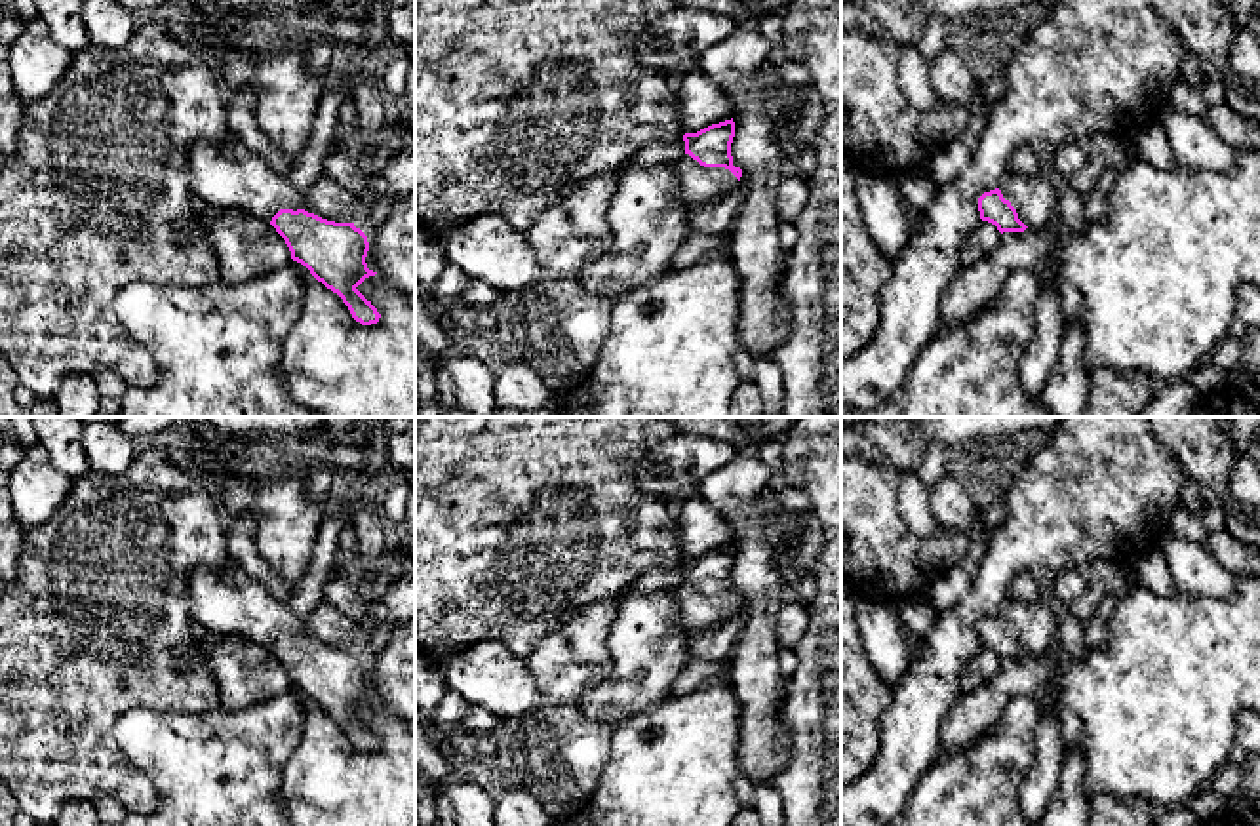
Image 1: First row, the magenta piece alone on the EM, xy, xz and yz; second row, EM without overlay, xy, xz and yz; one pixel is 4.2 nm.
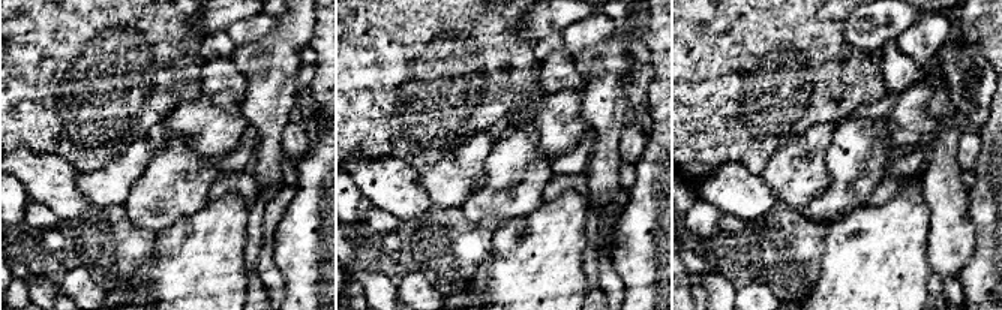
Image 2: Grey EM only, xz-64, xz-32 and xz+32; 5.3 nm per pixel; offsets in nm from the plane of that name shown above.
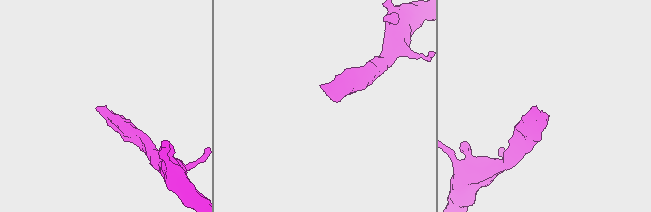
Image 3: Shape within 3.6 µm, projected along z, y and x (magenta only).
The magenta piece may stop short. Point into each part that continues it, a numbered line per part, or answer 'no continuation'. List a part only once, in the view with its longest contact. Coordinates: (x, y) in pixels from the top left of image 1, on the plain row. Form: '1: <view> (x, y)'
1: xz (699, 611)

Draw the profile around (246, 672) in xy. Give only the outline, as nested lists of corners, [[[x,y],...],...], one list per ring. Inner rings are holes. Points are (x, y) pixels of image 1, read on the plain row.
[[[207,634],[202,649],[206,666],[217,681],[219,706],[225,710],[265,704],[293,687],[276,655],[242,636]]]

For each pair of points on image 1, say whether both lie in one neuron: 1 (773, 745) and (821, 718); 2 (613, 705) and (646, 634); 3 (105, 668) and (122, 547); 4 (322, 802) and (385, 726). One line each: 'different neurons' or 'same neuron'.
1: different neurons
2: same neuron
3: same neuron
4: same neuron

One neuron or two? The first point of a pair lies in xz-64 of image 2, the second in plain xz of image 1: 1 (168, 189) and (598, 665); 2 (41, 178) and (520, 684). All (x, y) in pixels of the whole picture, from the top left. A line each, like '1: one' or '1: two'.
1: two
2: one

